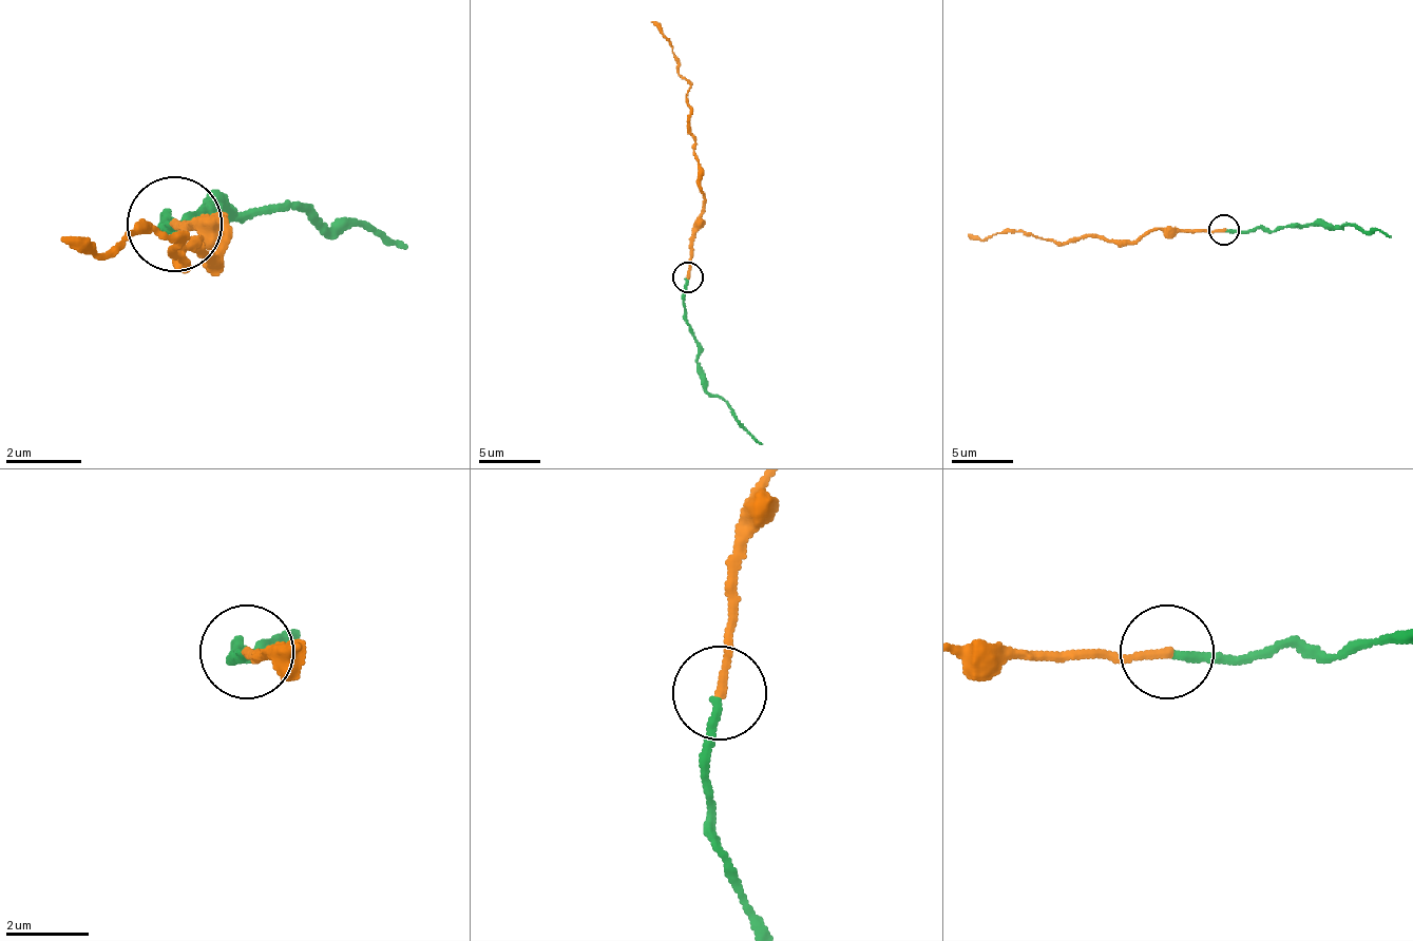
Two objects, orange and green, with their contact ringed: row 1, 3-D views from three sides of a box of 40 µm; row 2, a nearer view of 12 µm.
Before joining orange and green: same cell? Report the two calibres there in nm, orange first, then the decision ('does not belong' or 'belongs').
200 nm thick on the orange side, 200 nm on the other; belongs

